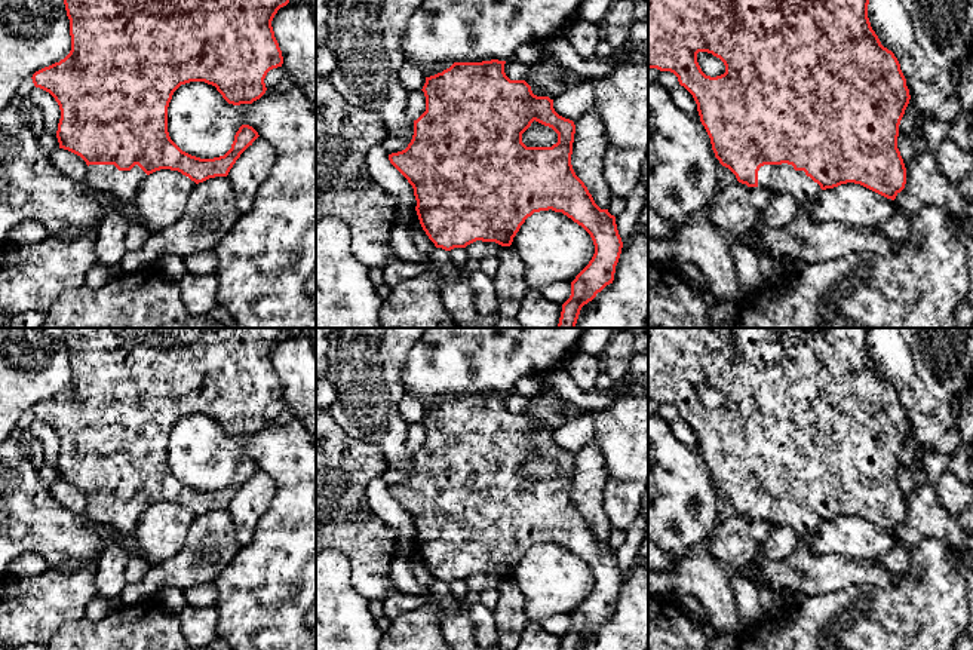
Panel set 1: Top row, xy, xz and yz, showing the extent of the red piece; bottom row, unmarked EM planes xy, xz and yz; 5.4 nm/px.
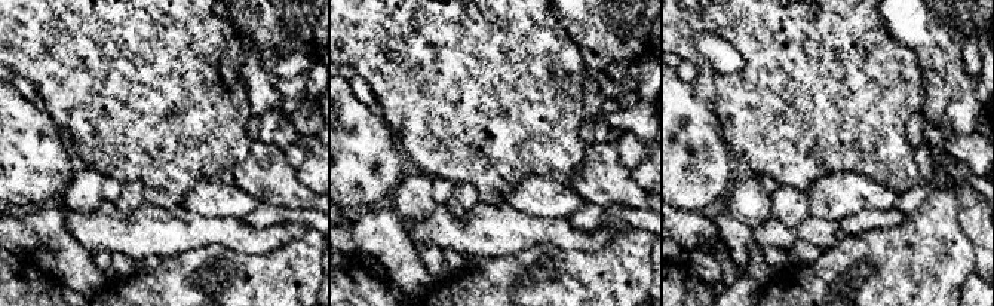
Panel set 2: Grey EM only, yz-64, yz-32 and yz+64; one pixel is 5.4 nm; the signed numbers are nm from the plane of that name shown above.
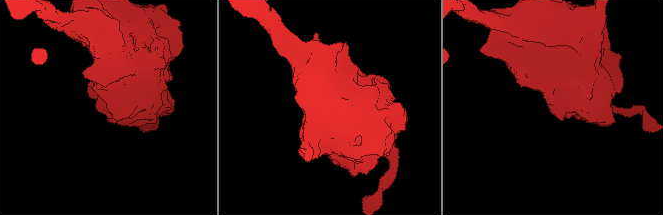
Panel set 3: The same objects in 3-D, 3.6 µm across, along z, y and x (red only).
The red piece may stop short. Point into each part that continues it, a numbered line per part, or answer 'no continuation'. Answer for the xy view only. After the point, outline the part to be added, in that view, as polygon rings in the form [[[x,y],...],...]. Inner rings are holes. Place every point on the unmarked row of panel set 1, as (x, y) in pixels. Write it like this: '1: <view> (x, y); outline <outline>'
1: xy (100, 511); outline [[[89,497],[83,516],[93,525],[132,534],[145,509],[138,497],[131,503],[119,503],[114,497]]]

